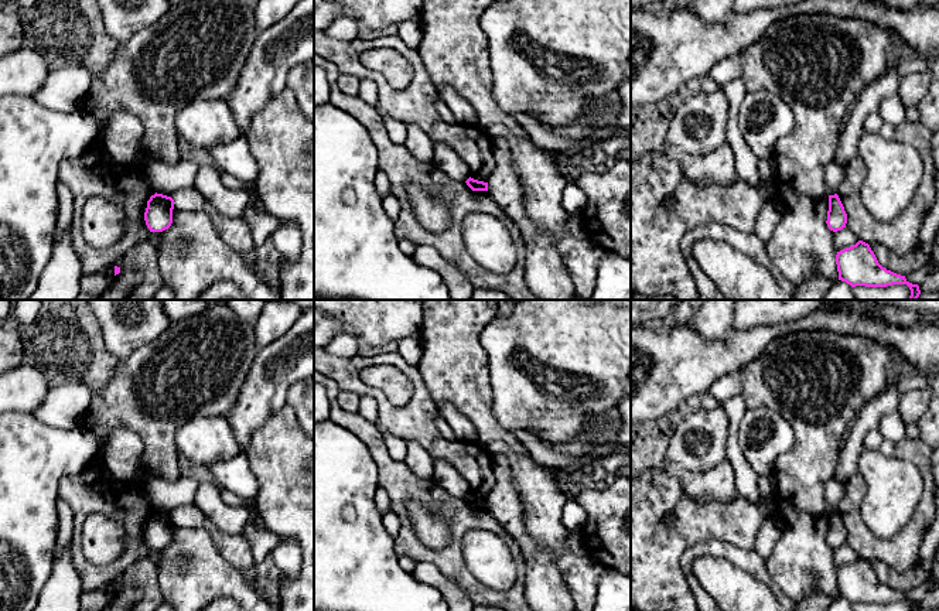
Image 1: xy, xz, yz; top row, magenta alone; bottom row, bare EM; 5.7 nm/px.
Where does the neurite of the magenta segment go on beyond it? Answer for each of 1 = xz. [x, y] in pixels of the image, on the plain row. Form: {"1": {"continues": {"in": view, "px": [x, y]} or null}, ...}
{"1": {"continues": null}}

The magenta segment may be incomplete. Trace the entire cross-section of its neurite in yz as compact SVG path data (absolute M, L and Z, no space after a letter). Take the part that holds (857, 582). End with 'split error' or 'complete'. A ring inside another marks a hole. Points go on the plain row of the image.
M858 557L836 571L839 597L851 604L887 604L892 601L906 601L911 611L921 611L919 603L909 600L905 593L897 591L882 584L870 561Z; complete

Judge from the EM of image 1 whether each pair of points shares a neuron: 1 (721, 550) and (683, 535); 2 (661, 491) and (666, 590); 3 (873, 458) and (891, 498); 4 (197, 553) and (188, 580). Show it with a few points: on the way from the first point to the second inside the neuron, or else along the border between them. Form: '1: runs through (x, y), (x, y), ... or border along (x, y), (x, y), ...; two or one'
1: border along (733, 543), (693, 543), (683, 553), (682, 569); two
2: runs through (655, 515), (655, 566); one
3: runs through (876, 468), (891, 484), (891, 488); one
4: runs through (191, 560), (191, 573); one

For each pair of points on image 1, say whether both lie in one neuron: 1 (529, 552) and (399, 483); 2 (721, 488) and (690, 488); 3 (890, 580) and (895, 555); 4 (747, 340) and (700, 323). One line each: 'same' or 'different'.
1: different
2: same
3: different
4: different

